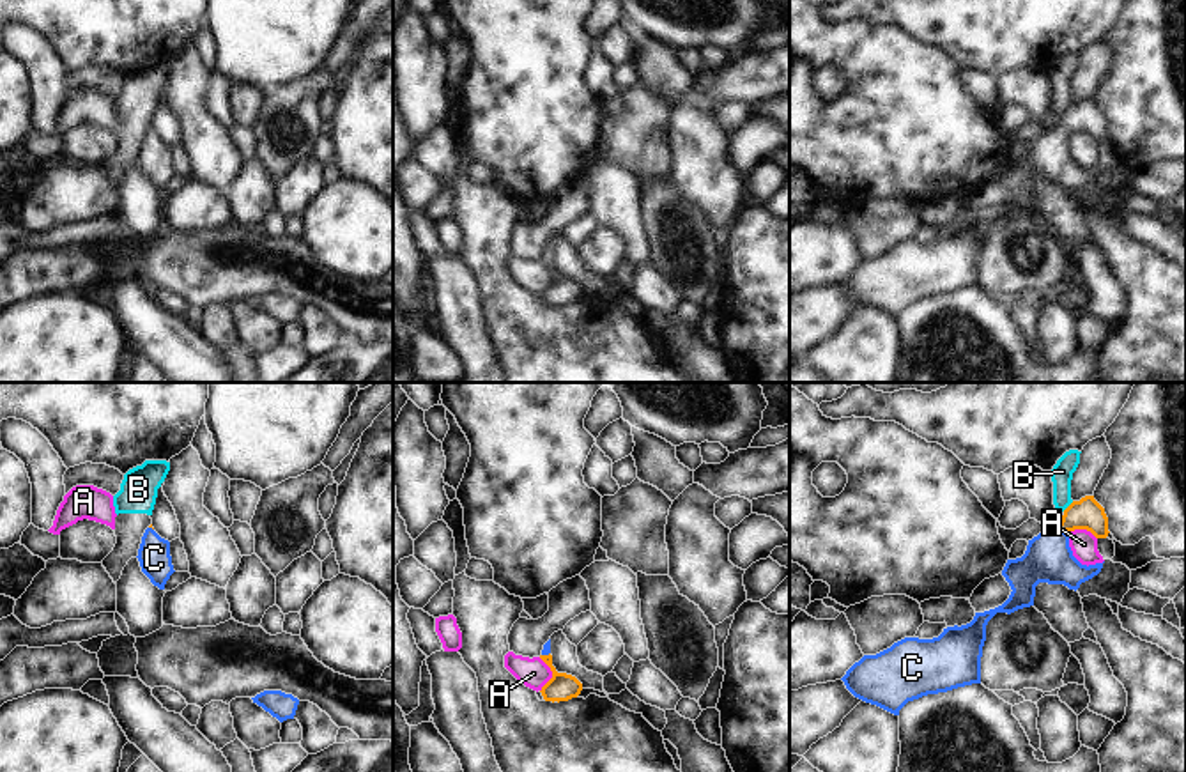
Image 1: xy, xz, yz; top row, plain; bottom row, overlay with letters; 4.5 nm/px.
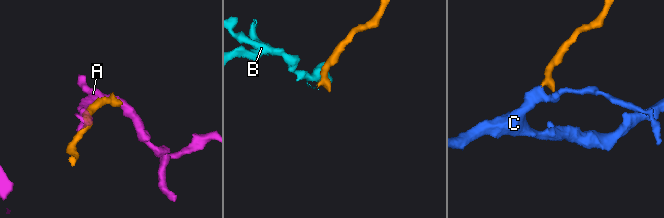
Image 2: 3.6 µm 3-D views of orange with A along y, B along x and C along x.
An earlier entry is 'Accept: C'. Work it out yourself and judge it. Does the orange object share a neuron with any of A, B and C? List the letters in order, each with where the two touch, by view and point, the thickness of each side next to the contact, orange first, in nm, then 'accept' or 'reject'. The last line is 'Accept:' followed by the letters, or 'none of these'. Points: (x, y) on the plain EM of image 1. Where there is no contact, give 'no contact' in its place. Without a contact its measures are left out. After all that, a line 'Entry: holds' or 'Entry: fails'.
A: xz (553, 278) | 130/140 nm | reject
B: yz (1070, 108) | 140/100 nm | reject
C: yz (1062, 133) | 140/220 nm | accept
Accept: C
Entry: holds

